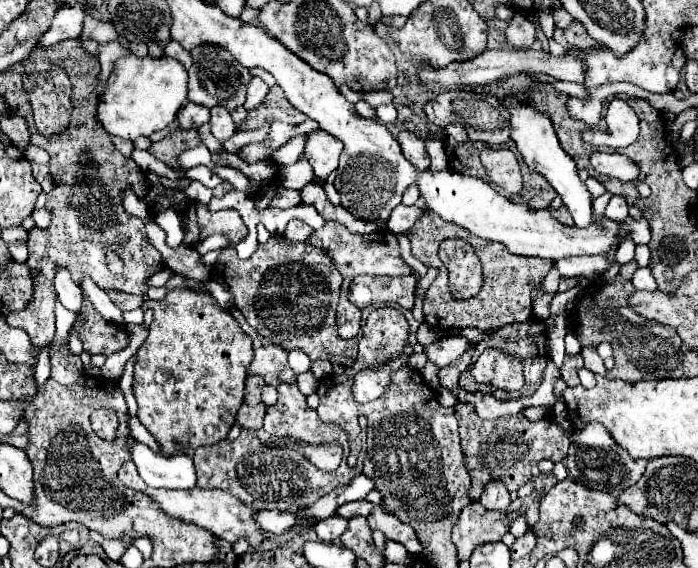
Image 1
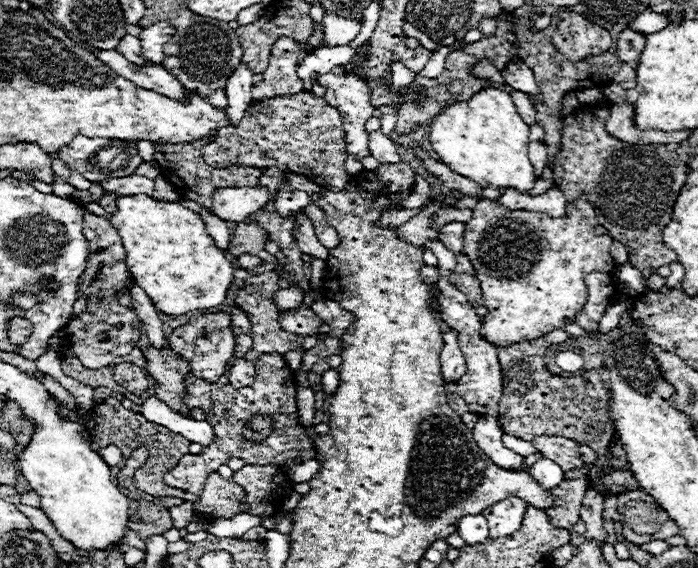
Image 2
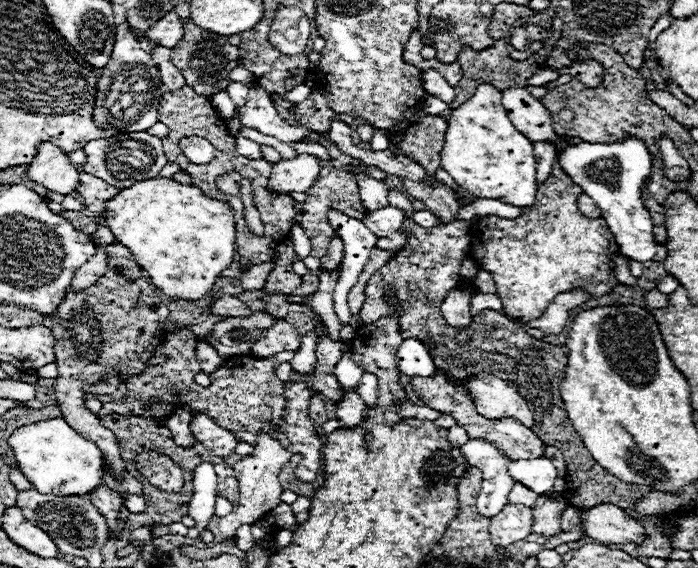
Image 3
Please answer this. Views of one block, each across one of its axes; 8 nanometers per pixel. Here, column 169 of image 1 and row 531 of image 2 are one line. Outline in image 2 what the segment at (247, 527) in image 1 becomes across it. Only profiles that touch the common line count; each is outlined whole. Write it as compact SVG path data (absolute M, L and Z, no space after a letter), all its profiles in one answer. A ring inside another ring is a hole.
M508 496L492 506L488 506L482 516L488 520L490 526L490 540L500 536L510 536L522 524L526 510L526 502L518 496Z

